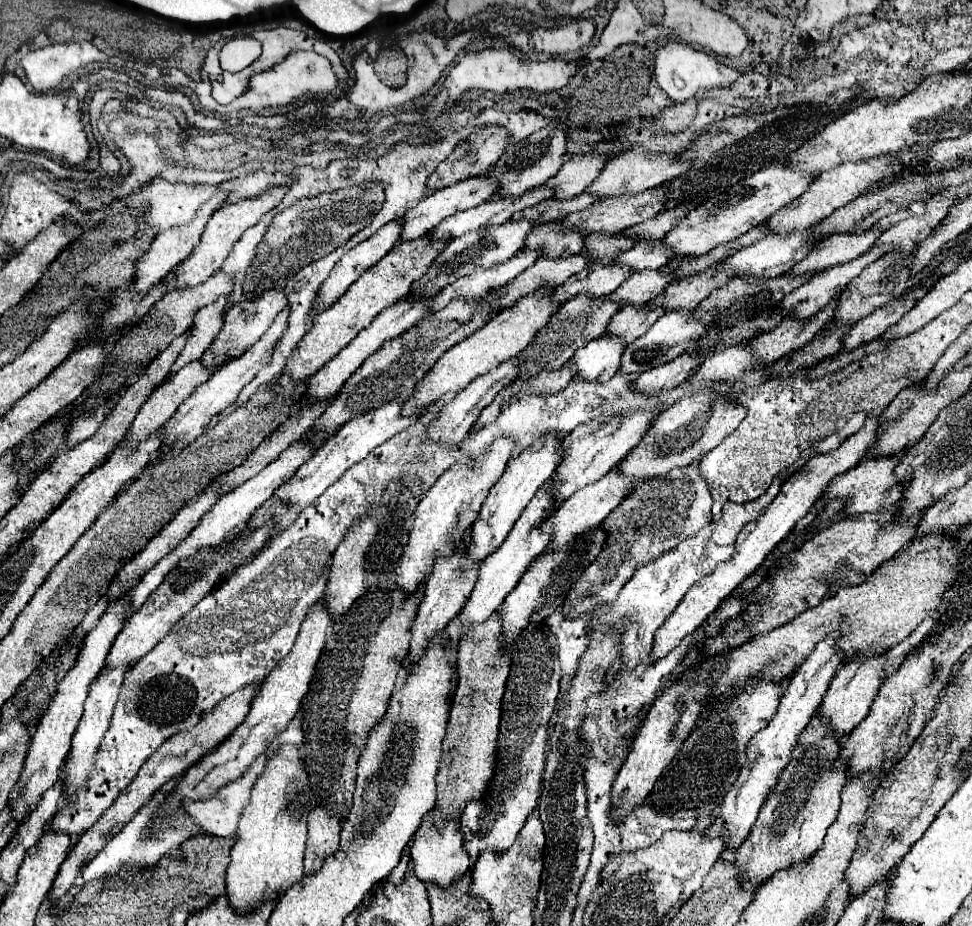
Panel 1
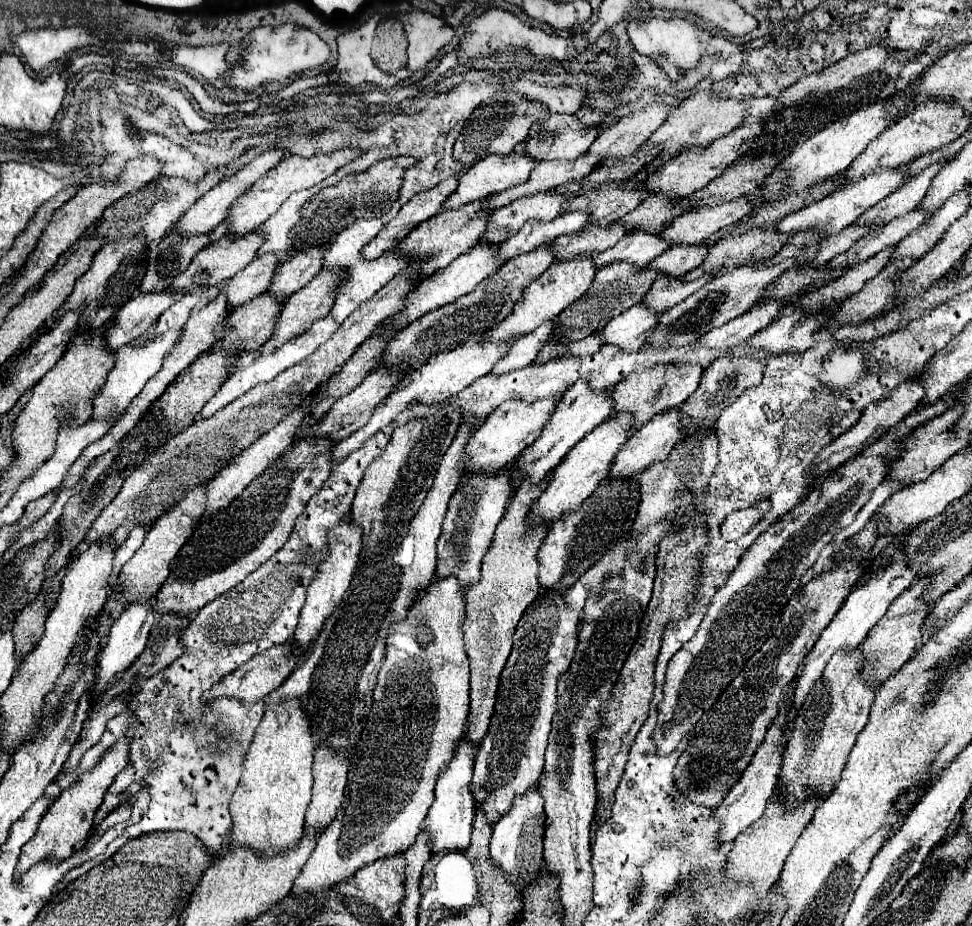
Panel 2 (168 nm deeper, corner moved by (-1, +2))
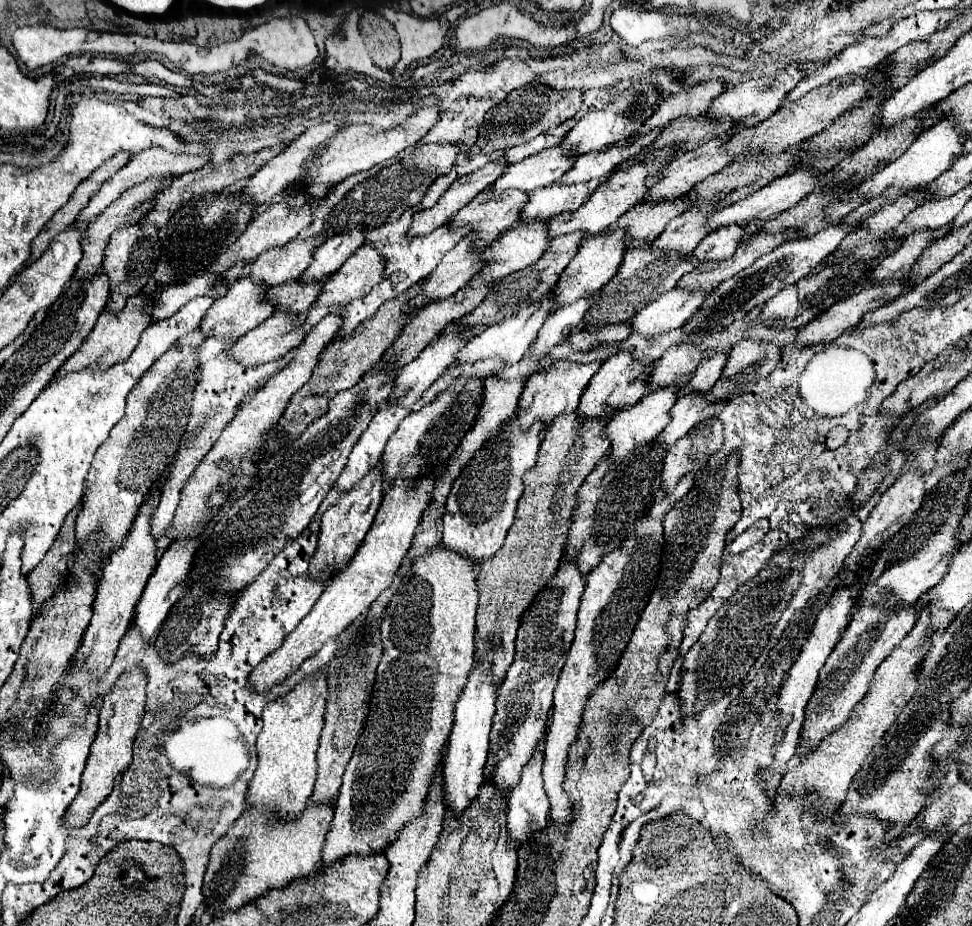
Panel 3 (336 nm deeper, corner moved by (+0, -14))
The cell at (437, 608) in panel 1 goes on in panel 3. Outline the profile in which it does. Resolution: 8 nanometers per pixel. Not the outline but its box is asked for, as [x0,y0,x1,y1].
[442,416,542,564]

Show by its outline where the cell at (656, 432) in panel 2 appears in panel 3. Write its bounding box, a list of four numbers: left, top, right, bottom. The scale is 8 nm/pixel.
[656,394,716,448]

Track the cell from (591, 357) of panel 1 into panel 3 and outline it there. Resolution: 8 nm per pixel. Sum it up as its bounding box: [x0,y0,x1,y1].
[630,290,708,340]

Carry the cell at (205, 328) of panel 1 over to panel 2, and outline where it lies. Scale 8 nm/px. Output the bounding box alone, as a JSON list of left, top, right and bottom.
[219,252,279,308]

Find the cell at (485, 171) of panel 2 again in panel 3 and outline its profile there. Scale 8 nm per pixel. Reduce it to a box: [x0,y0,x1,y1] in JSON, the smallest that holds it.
[494,146,574,192]

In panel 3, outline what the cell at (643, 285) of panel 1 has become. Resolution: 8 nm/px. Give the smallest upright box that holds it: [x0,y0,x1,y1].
[690,226,742,262]

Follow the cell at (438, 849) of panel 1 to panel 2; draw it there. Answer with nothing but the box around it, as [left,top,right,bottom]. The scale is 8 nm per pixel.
[425,732,477,852]

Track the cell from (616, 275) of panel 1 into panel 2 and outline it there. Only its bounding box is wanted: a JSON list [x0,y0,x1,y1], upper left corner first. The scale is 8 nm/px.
[593,230,671,268]

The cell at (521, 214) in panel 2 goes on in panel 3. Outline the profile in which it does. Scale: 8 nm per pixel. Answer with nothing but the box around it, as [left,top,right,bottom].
[520,184,588,222]

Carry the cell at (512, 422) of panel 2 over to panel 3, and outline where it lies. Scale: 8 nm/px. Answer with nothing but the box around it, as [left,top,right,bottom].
[516,362,600,430]

